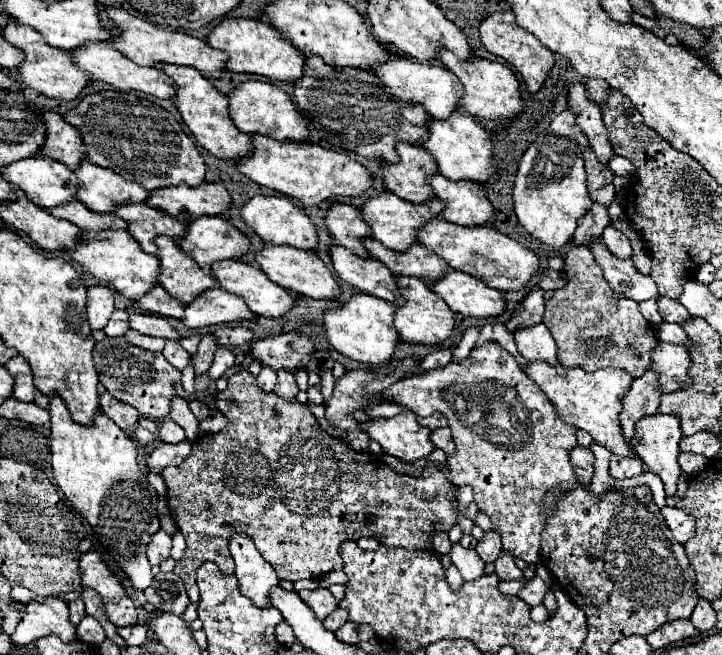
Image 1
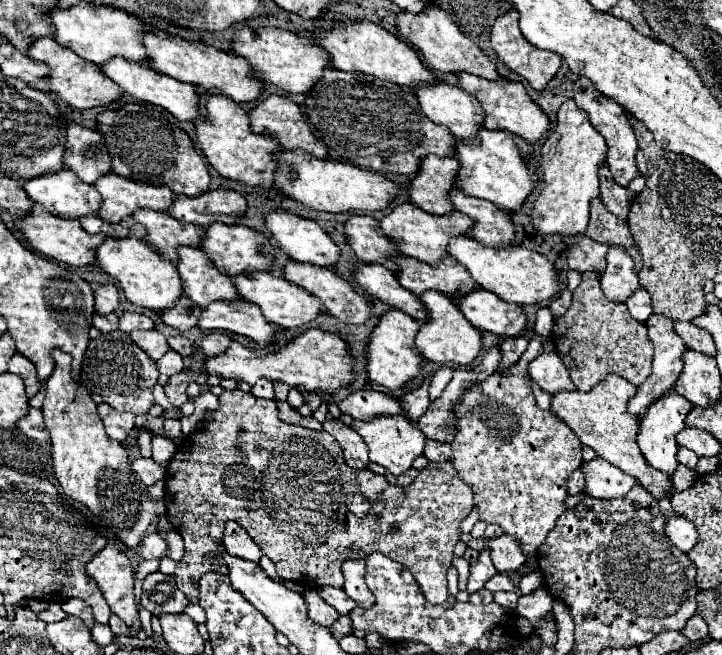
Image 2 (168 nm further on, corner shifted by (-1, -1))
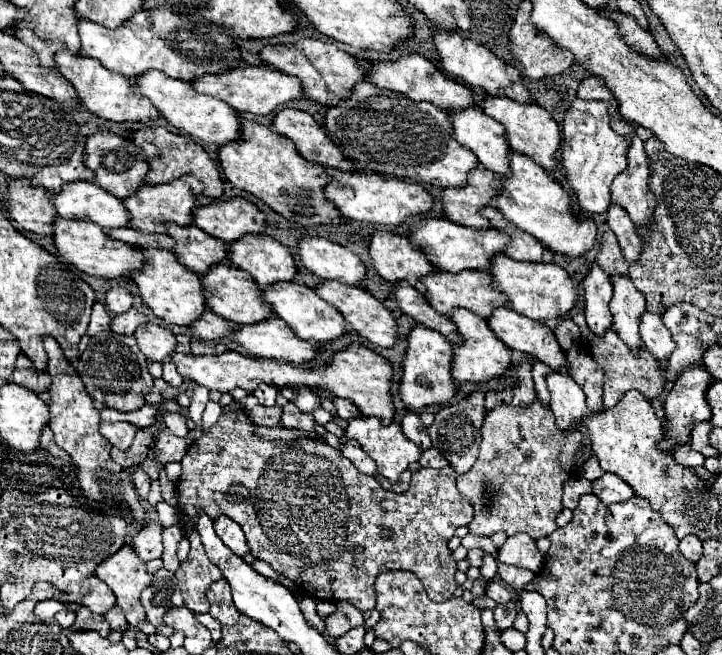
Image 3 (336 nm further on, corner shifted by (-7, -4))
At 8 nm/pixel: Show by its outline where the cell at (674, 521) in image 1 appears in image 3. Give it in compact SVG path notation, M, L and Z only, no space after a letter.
M686 536L680 540L680 552L690 560L690 562L698 562L698 558L702 556L702 542L696 536Z

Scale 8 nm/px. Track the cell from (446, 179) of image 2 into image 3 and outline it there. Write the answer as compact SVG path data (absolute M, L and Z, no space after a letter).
M484 166L474 168L468 174L468 182L462 188L442 190L442 210L444 216L460 226L486 228L486 218L480 216L480 208L488 206L490 198L498 192L500 176Z

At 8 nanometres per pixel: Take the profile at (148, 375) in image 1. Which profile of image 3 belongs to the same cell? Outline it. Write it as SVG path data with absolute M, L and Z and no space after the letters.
M102 332L94 336L88 348L82 352L76 364L76 372L82 378L92 400L98 400L104 406L120 412L142 408L146 404L144 396L154 388L154 378L148 372L146 356L140 352L134 336L122 336L114 332Z

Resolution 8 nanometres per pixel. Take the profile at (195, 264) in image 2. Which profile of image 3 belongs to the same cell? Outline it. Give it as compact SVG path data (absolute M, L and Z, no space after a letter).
M224 262L214 264L208 268L208 272L202 276L202 294L206 298L206 306L208 310L212 310L214 314L236 322L236 324L254 324L260 322L264 318L272 316L272 310L268 304L262 302L260 298L260 288L256 286L256 282L250 278L248 272L236 270L234 266L228 266Z

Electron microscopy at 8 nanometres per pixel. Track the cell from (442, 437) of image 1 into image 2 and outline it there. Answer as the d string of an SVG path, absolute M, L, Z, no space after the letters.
M426 439L426 447L424 447L422 455L428 461L448 461L452 455L452 449L446 443L434 443L432 439Z

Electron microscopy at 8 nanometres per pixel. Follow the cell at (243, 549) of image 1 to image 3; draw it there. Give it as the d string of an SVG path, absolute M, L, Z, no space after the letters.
M220 516L220 518L214 522L214 530L216 530L216 534L222 538L222 542L224 542L234 554L246 556L246 554L250 552L242 528L240 528L234 520L230 520L228 516Z

